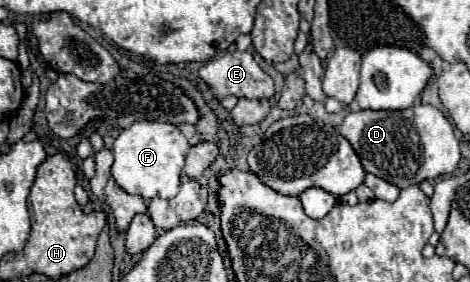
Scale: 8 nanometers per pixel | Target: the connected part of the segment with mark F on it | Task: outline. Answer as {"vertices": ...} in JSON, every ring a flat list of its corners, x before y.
{"vertices":[[135,121,131,127,123,129,113,143,113,179,121,189,143,199,153,197,175,197,179,191,179,175,189,151,187,137,171,123,161,121]]}

